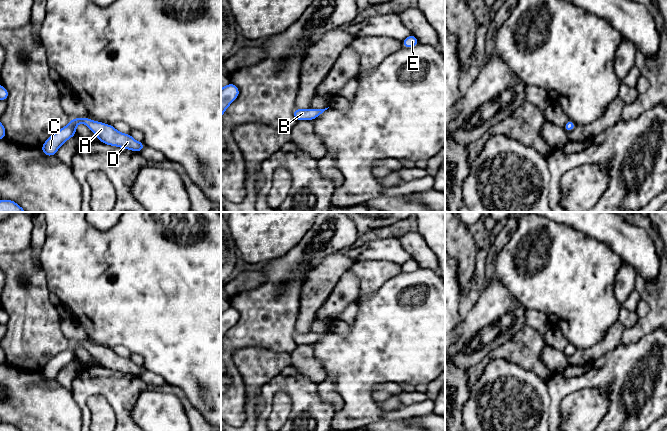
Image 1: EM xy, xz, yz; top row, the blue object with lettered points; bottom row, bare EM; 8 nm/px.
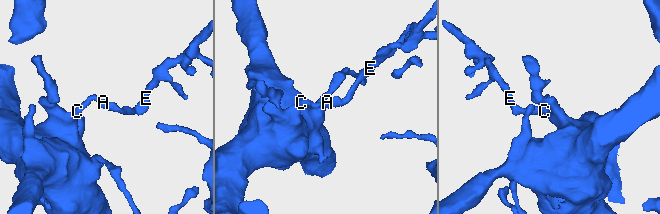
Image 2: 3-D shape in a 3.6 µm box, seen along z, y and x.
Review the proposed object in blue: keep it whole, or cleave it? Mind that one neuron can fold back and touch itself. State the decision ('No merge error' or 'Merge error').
No merge error

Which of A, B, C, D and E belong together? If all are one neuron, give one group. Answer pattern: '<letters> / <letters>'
A B C D E

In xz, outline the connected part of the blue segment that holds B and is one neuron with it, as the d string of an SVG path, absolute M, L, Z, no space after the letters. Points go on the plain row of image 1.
M295 332L293 334L293 339L296 342L297 345L300 344L314 344L317 340L320 340L325 334L325 333L308 333L308 334L299 334Z

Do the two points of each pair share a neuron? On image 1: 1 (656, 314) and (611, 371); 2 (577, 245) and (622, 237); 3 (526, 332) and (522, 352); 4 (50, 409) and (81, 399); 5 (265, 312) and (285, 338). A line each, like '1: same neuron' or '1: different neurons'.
1: different neurons
2: different neurons
3: same neuron
4: different neurons
5: same neuron

